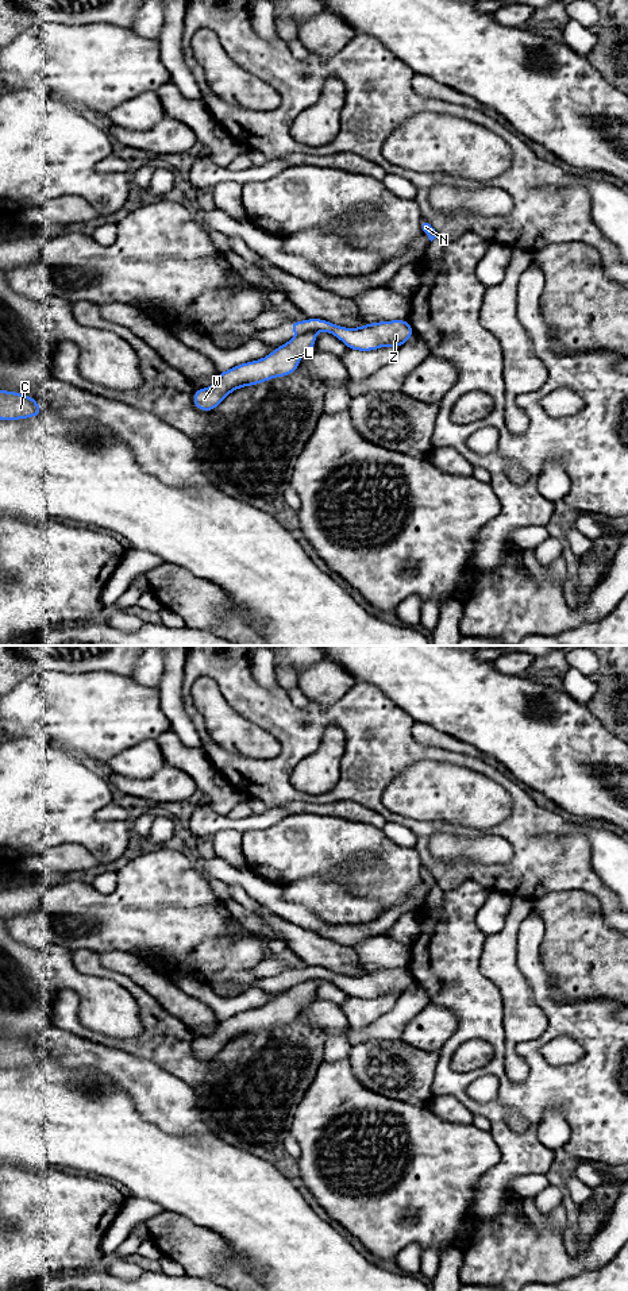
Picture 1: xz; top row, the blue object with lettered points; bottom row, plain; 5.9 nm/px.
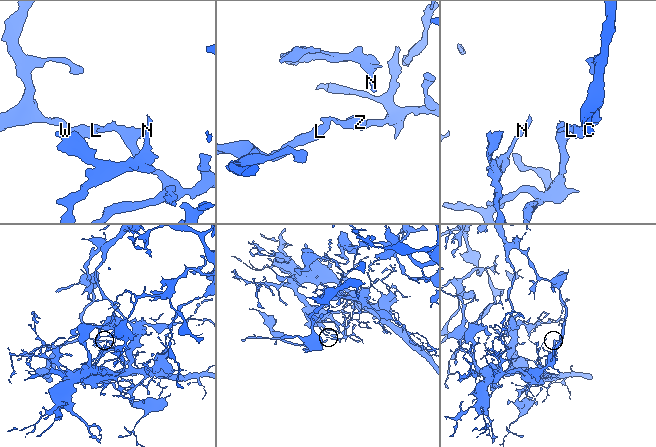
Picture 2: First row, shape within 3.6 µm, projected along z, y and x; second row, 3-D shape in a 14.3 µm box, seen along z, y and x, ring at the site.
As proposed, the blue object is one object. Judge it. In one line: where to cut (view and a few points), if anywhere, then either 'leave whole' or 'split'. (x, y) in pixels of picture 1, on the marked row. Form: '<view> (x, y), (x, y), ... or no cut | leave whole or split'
xz (314, 331), (305, 331), (299, 335) | split

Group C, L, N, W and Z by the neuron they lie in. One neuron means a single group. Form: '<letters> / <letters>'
C L W / N Z

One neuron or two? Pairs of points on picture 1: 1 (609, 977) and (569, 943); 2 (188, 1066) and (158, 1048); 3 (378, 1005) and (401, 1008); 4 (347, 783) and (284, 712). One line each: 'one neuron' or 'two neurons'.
1: one neuron
2: one neuron
3: two neurons
4: one neuron

